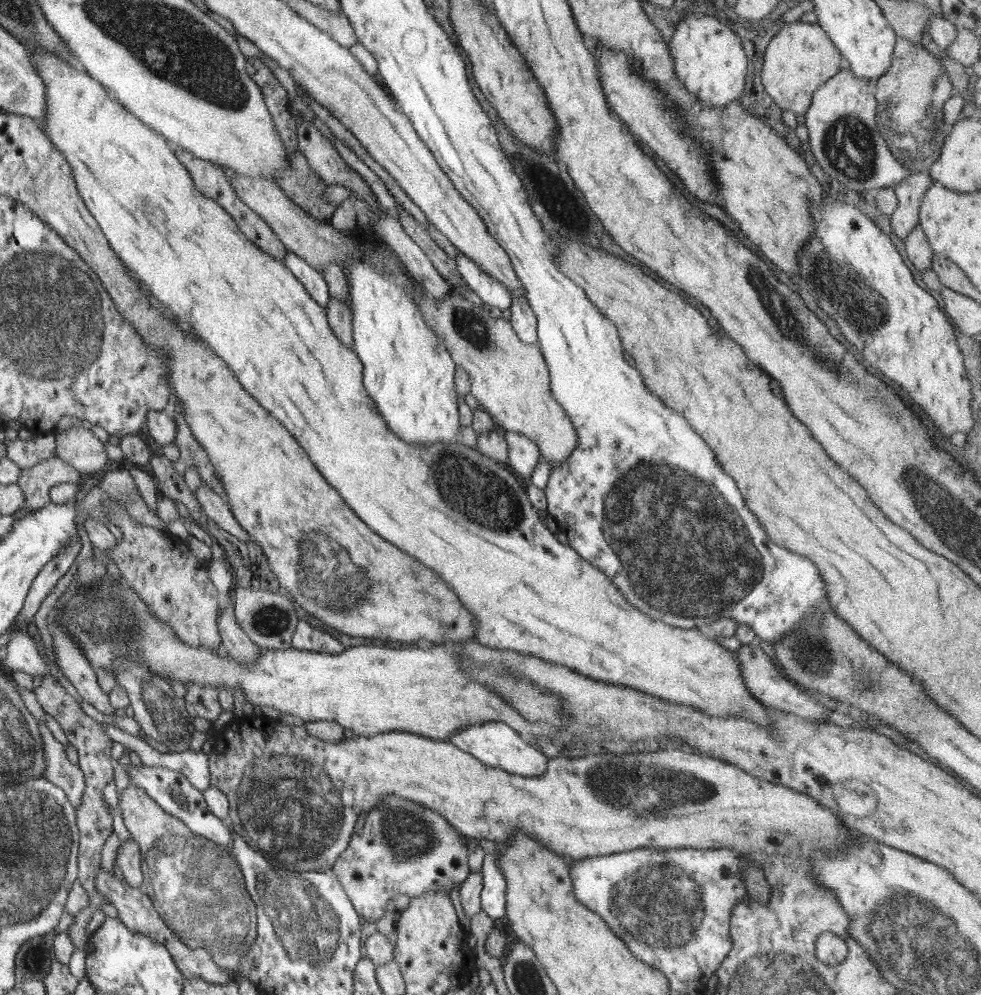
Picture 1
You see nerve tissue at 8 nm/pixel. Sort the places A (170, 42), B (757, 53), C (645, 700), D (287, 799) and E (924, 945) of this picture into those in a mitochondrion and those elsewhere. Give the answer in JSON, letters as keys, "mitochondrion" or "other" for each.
{"A":"mitochondrion","B":"other","C":"other","D":"mitochondrion","E":"mitochondrion"}

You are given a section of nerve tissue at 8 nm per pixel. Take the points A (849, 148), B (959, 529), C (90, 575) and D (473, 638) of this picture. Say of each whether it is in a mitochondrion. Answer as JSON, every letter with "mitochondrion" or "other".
{"A":"mitochondrion","B":"mitochondrion","C":"mitochondrion","D":"other"}

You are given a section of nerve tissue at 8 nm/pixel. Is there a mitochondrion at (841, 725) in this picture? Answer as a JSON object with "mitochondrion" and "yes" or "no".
{"mitochondrion":"no"}

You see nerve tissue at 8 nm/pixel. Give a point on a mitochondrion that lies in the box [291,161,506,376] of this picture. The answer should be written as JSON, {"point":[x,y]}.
{"point":[468,325]}

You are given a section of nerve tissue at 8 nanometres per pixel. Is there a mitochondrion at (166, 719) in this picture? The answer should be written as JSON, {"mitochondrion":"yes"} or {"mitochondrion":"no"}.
{"mitochondrion":"yes"}

